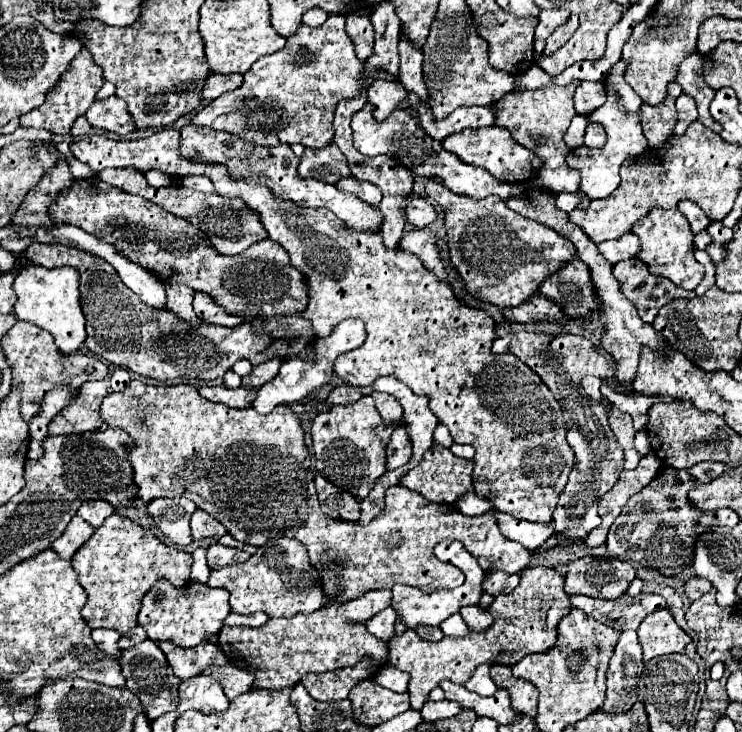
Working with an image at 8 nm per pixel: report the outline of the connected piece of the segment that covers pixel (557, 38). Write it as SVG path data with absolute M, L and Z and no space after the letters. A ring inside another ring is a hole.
M570 15L568 17L568 21L564 23L564 25L560 25L560 27L556 27L554 29L554 33L546 39L546 47L544 47L544 55L548 55L548 53L554 53L556 49L560 49L570 37L572 37L572 33L578 29L578 17L576 15Z

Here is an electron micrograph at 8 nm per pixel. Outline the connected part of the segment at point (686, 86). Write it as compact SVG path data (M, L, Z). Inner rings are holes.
M698 53L694 55L688 55L682 63L680 63L680 69L678 69L678 77L676 81L682 85L684 93L690 95L694 101L696 101L696 107L698 107L698 121L704 125L704 127L710 127L712 131L720 133L720 123L710 115L710 101L714 99L716 91L712 87L706 85L706 81L702 79L702 57Z

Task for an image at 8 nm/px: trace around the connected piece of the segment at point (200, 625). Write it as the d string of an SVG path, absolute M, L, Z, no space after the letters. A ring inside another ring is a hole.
M160 579L142 599L138 625L142 625L154 641L174 641L180 647L196 647L220 633L228 613L230 605L226 589L212 589L206 583L186 583L184 587L174 587L170 581Z

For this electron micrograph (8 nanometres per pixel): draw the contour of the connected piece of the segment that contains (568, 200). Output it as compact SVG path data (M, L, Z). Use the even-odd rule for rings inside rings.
M568 193L558 195L558 199L560 199L560 201L556 201L556 207L560 207L560 209L566 211L566 213L570 213L572 209L576 209L576 205L578 205L578 197L572 197L572 195L568 195Z

